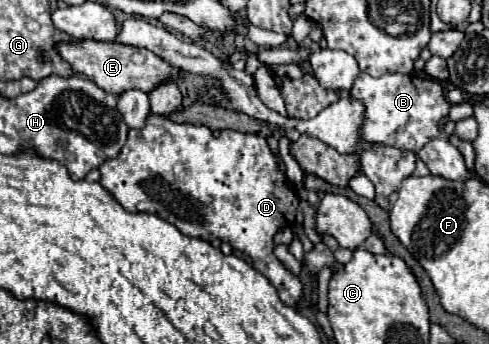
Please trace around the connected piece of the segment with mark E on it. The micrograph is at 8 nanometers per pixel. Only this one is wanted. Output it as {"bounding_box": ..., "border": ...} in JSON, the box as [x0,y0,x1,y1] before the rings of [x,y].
{"bounding_box":[57,40,179,94],"border":[[[73,40],[73,42],[59,42],[57,46],[59,56],[71,64],[71,68],[93,80],[101,90],[119,94],[125,92],[127,88],[139,88],[143,92],[149,92],[151,88],[159,86],[161,82],[175,78],[179,74],[177,68],[169,66],[165,60],[155,56],[153,52],[145,48],[135,48],[135,46],[125,46],[117,42],[99,42],[99,40]]]}

